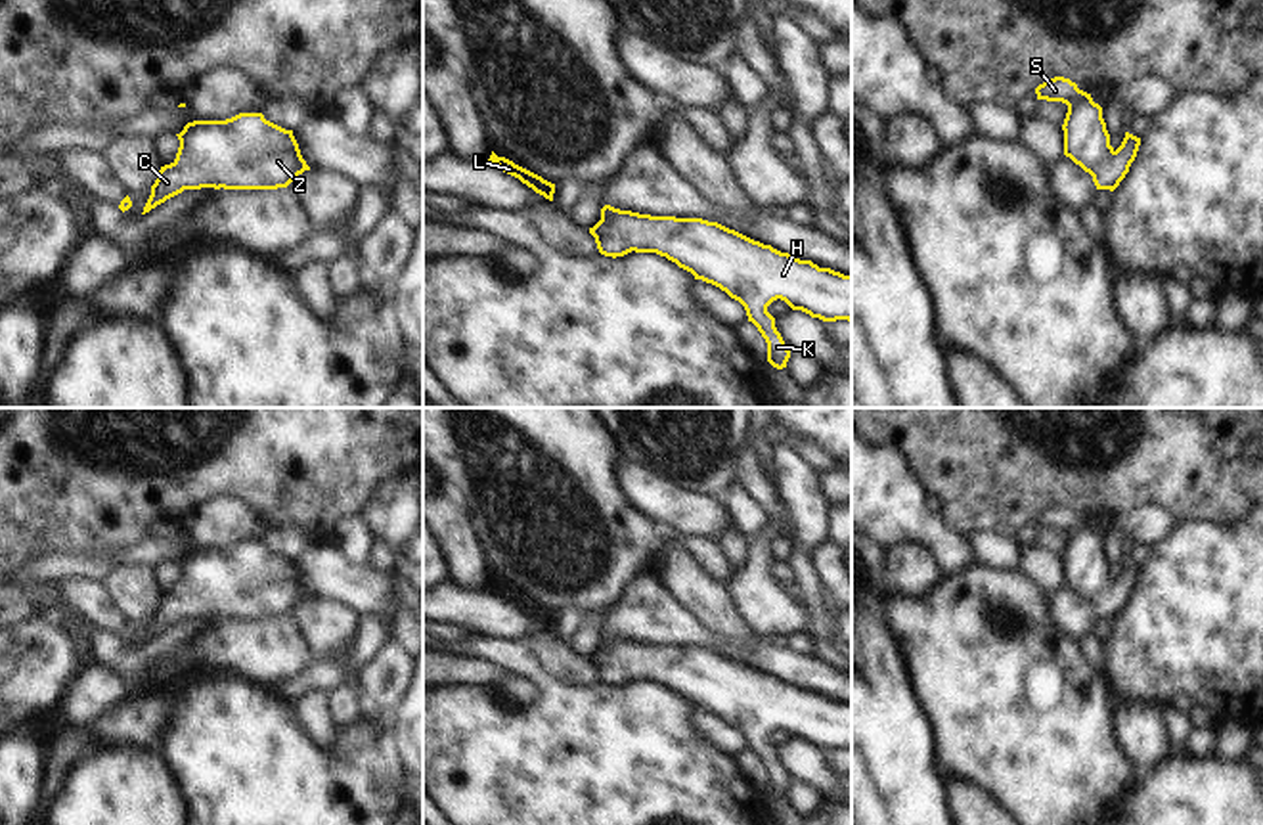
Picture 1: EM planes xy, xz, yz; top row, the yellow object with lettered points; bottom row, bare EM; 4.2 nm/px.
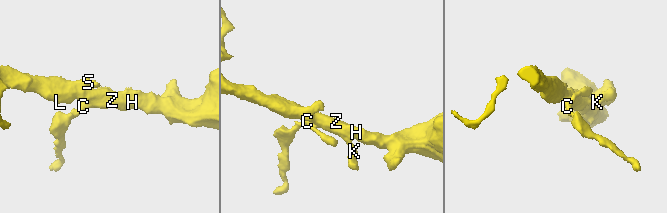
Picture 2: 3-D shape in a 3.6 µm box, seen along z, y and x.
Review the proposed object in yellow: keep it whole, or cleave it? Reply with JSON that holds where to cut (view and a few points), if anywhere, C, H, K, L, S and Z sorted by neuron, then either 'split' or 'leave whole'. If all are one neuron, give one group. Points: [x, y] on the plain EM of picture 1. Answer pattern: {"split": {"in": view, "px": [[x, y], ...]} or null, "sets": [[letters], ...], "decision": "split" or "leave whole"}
{"split": null, "sets": [["C", "H", "K", "L", "S", "Z"]], "decision": "leave whole"}

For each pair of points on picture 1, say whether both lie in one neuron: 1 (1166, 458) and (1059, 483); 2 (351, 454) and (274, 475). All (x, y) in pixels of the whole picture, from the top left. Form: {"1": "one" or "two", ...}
{"1": "one", "2": "one"}

